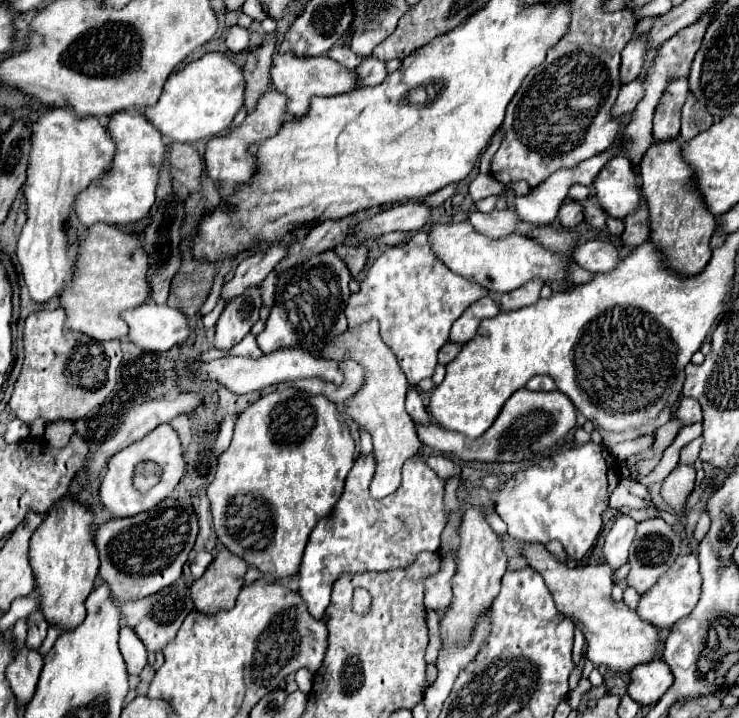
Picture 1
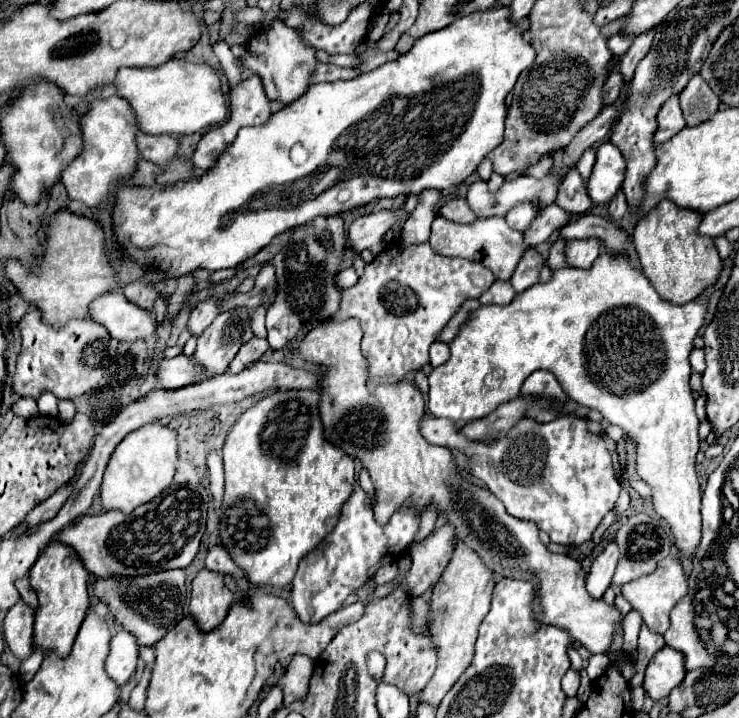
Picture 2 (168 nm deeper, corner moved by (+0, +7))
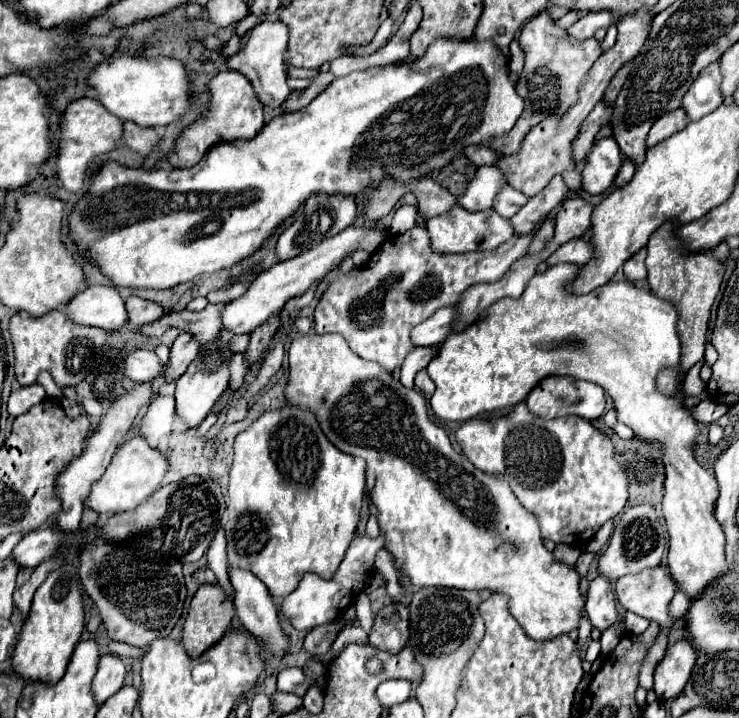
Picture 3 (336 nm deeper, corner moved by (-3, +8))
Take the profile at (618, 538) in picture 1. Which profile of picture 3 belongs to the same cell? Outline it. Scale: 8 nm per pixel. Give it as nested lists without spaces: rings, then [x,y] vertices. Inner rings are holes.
[[[598,575],[588,587],[586,615],[592,623],[592,627],[596,627],[598,631],[608,629],[618,617],[616,595],[614,595],[614,589],[612,589],[612,581],[604,579],[604,575]]]

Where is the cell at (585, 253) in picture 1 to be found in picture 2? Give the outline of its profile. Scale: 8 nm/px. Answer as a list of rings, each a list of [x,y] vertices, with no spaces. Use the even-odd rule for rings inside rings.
[[[587,238],[587,240],[569,240],[565,246],[567,264],[573,268],[589,268],[593,260],[601,254],[601,240]]]

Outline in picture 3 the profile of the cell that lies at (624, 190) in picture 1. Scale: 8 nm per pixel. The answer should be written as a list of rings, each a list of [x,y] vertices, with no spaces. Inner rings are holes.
[[[614,137],[600,139],[586,157],[586,165],[582,167],[582,187],[590,195],[604,195],[622,165],[622,155]]]

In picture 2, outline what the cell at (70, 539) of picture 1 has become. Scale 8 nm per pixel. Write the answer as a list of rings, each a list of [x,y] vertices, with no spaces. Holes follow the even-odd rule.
[[[51,540],[37,558],[37,562],[33,564],[29,580],[39,598],[39,606],[35,610],[33,646],[43,654],[55,652],[57,656],[65,658],[71,652],[79,626],[89,608],[89,594],[87,594],[89,572],[85,570],[79,556],[71,548],[67,548],[57,540]]]

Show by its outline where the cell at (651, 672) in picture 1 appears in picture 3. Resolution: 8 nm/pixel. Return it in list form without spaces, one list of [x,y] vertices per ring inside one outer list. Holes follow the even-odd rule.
[[[686,639],[666,649],[664,659],[656,665],[654,671],[654,693],[660,701],[674,699],[686,687],[692,675],[694,661],[696,653]]]

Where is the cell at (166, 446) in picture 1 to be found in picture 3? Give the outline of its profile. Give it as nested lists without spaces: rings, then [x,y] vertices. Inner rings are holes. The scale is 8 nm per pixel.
[[[136,435],[136,437],[128,439],[116,451],[116,455],[112,457],[112,463],[108,465],[102,479],[94,483],[94,487],[86,499],[86,505],[92,507],[100,515],[114,515],[114,513],[122,513],[122,511],[132,511],[132,509],[140,507],[142,503],[146,503],[146,499],[162,487],[162,479],[164,479],[168,467],[170,467],[168,457],[162,451],[150,447],[144,437]]]

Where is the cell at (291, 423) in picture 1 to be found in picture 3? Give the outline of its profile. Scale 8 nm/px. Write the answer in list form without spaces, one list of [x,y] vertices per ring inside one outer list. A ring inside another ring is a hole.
[[[282,405],[264,411],[234,443],[234,463],[230,469],[228,509],[224,519],[228,539],[228,561],[232,567],[252,571],[274,599],[290,595],[306,571],[330,579],[344,559],[346,547],[354,537],[362,495],[364,459],[338,451],[322,433],[316,415],[306,407]]]

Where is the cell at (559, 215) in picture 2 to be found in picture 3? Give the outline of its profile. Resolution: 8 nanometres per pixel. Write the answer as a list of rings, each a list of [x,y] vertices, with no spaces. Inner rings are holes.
[[[412,227],[404,235],[392,235],[362,269],[340,275],[326,289],[314,311],[316,333],[340,333],[356,355],[380,363],[386,371],[394,371],[394,367],[402,367],[406,355],[414,349],[410,331],[416,325],[432,317],[440,307],[456,305],[468,287],[502,279],[508,267],[528,253],[536,231],[514,235],[494,251],[458,255],[432,251],[430,235],[424,227]]]

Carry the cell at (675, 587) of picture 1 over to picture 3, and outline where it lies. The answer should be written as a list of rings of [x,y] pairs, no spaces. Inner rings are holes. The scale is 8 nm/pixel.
[[[658,565],[654,569],[648,569],[648,571],[642,571],[642,573],[636,573],[636,575],[626,575],[626,577],[620,577],[616,583],[614,583],[614,591],[616,591],[616,597],[620,601],[620,605],[626,609],[626,611],[632,611],[636,615],[642,615],[646,617],[648,621],[656,621],[660,625],[660,631],[666,635],[670,631],[670,627],[674,625],[674,619],[670,617],[670,611],[668,611],[668,605],[676,593],[678,585],[676,581],[672,579],[670,575],[670,569],[666,565]]]

